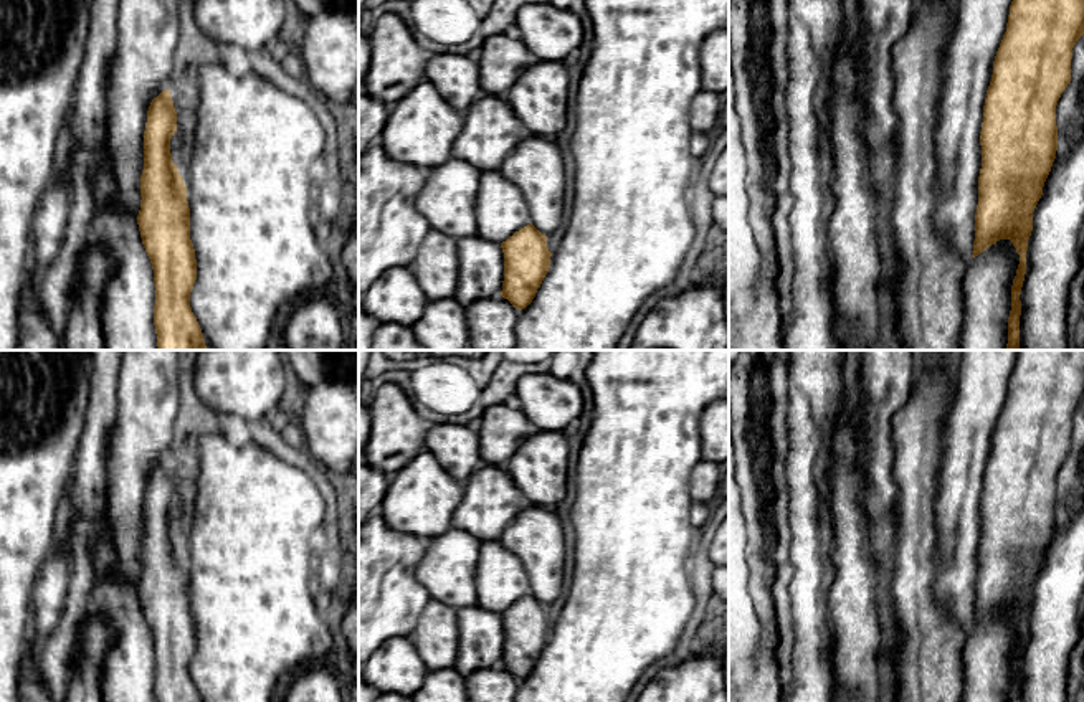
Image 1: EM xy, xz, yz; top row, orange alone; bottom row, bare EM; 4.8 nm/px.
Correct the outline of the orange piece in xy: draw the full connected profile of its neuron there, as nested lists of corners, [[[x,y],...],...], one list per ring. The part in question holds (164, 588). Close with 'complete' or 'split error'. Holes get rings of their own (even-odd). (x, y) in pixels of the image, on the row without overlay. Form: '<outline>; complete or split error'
[[[165,459],[147,481],[137,595],[154,639],[155,702],[202,702],[190,677],[197,629],[187,557],[170,524],[175,502],[177,482]]]; complete

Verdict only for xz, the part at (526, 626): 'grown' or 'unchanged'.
unchanged

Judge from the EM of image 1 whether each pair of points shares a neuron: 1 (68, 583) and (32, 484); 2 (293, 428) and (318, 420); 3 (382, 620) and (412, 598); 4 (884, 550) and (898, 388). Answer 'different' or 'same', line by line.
1: different
2: different
3: same
4: same

